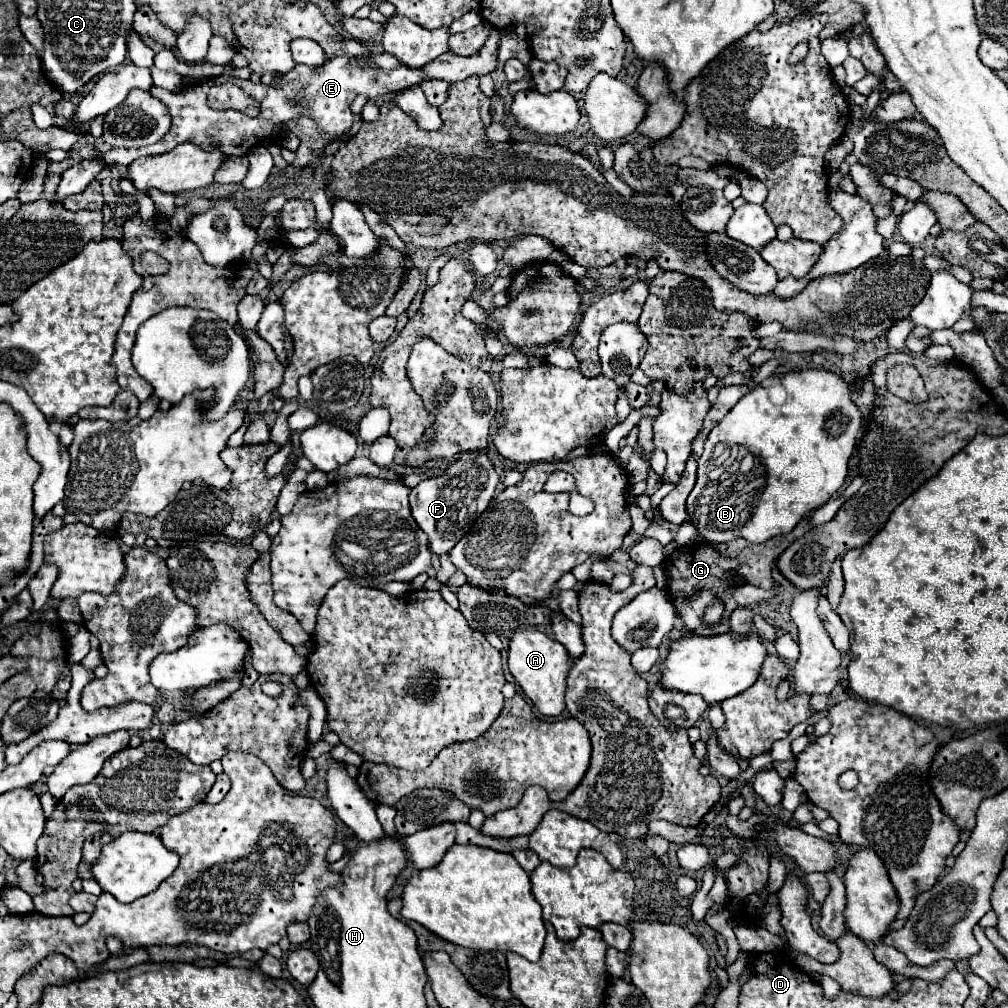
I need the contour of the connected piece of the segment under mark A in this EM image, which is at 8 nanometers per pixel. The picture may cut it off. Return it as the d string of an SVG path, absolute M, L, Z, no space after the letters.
M533 627L515 631L511 641L509 641L507 663L509 663L511 675L515 677L515 681L523 689L523 693L539 709L541 715L557 717L563 713L563 709L565 709L563 697L565 697L565 687L567 687L567 675L569 675L569 667L573 661L571 661L569 653L565 651L565 647L557 639L537 631Z

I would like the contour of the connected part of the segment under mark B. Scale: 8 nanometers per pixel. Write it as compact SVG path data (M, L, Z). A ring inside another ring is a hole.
M805 369L783 375L787 401L773 405L765 387L751 389L725 417L713 427L699 459L697 483L687 497L687 513L705 541L723 543L743 537L751 543L789 533L809 511L825 505L847 477L847 461L861 433L861 413L849 397L847 383L829 371Z

